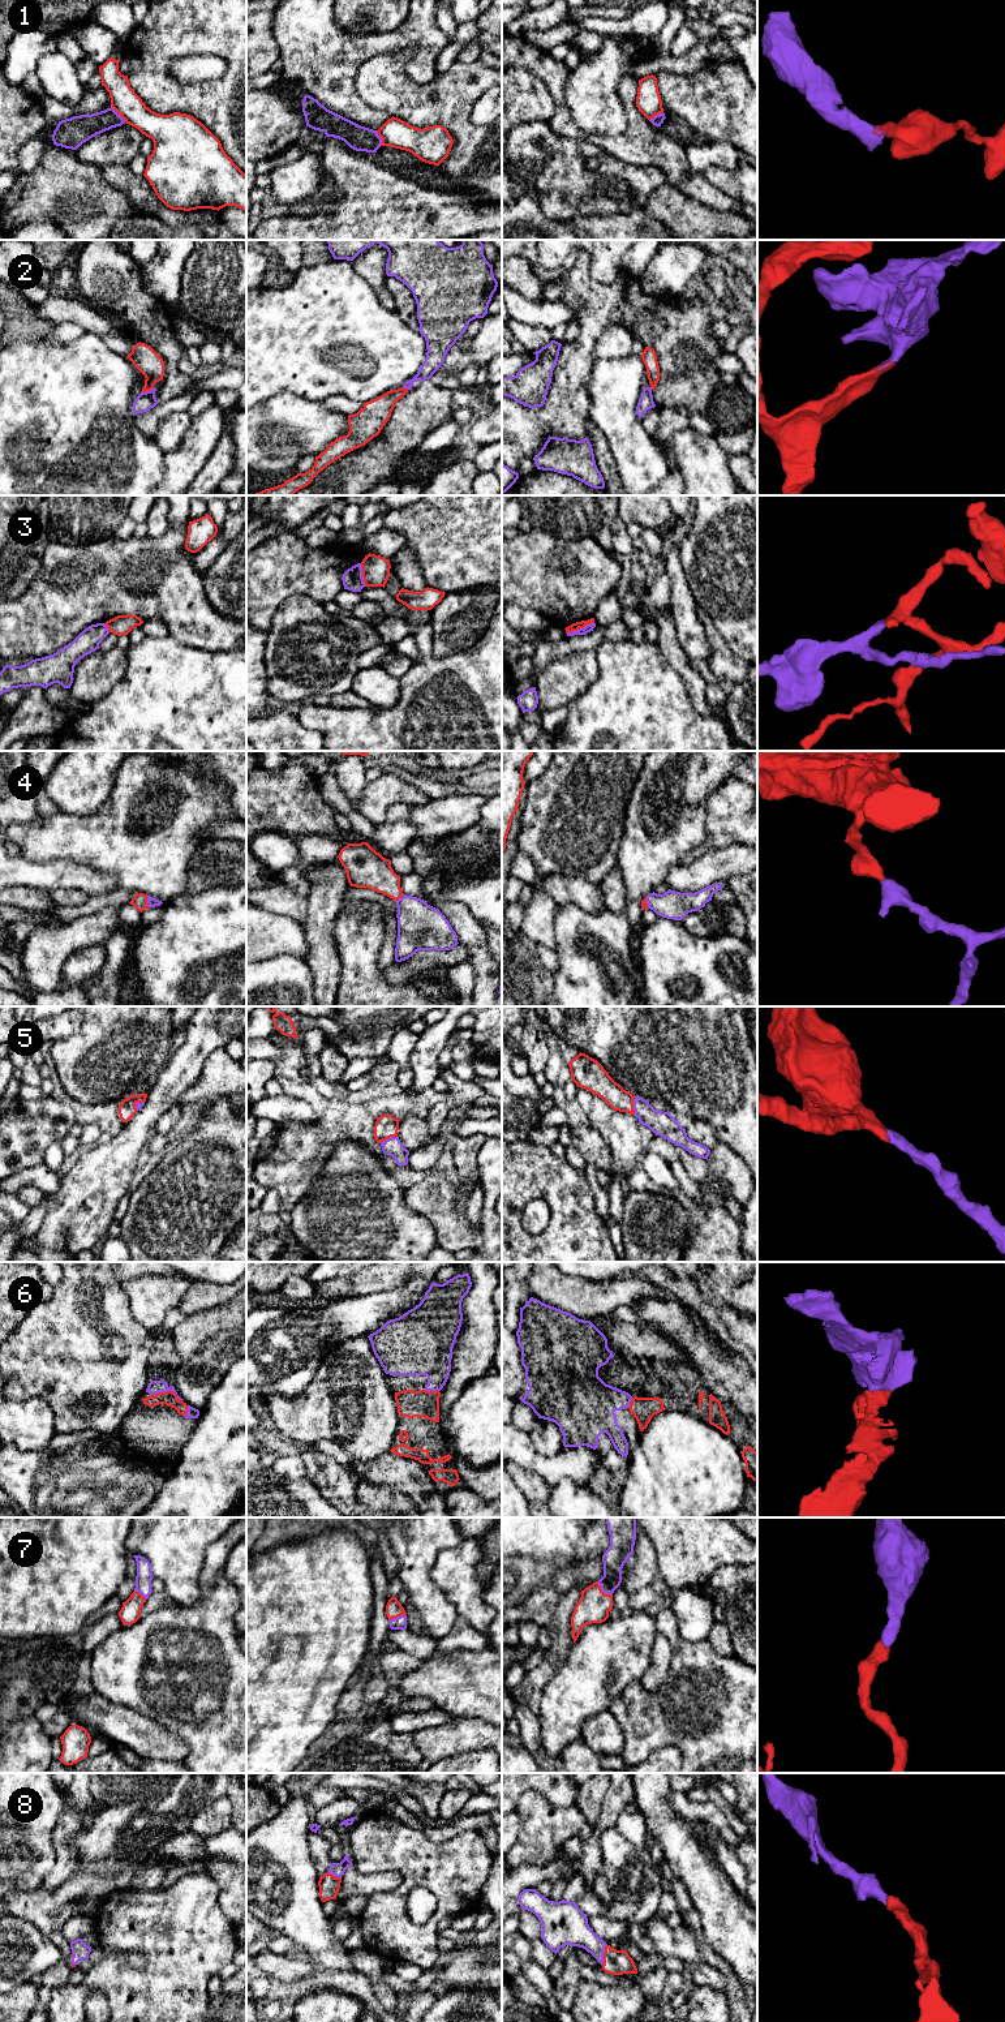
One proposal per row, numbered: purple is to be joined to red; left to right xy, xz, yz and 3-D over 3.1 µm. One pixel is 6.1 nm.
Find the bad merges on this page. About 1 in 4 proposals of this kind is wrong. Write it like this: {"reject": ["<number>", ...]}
{"reject": ["1", "3"]}

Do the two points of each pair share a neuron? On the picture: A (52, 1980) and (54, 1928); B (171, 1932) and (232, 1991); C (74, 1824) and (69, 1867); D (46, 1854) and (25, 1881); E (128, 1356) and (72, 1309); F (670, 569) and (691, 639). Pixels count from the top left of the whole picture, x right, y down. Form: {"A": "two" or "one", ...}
{"A": "one", "B": "two", "C": "one", "D": "one", "E": "one", "F": "one"}

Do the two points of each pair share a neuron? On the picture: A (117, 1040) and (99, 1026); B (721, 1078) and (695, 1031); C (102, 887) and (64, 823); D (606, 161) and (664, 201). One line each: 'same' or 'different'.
A: same
B: same
C: different
D: different

